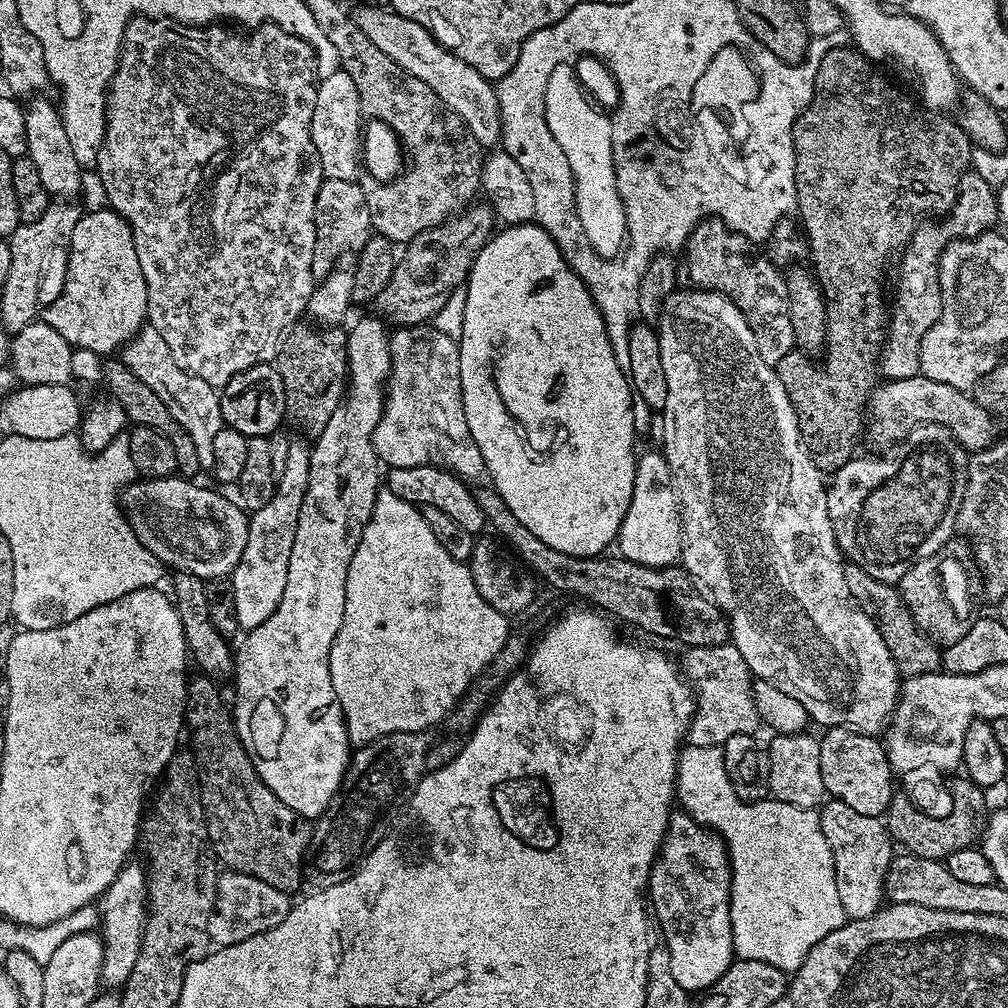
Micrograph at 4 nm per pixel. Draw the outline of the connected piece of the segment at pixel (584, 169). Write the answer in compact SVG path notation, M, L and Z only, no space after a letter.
M591 103L584 116L572 116L572 128L552 128L556 138L564 146L564 160L570 172L574 174L571 180L572 211L580 225L581 235L584 236L588 250L597 260L605 263L623 263L625 257L632 250L631 220L629 220L627 201L620 191L620 184L616 184L616 168L612 162L612 148L610 148L610 106Z

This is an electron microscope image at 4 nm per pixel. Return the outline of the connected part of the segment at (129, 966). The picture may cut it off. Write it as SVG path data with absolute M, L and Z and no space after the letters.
M129 862L121 868L118 878L110 882L110 886L98 901L100 923L98 935L104 941L102 954L102 972L99 983L108 990L123 989L124 983L130 978L130 970L134 970L134 962L138 962L138 950L144 933L144 917L148 914L148 873L143 863Z

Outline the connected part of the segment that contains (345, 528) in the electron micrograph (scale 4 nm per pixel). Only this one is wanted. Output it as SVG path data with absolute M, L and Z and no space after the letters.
M373 315L362 317L353 328L347 329L347 385L343 400L328 417L325 429L315 437L311 447L310 482L306 486L302 514L298 514L298 534L294 534L294 547L290 550L290 570L286 570L282 602L278 602L278 610L274 610L262 626L247 629L245 636L248 637L234 652L236 704L234 700L231 710L236 733L262 782L298 814L319 814L328 809L340 791L350 759L342 706L334 694L334 682L330 682L330 646L342 626L342 614L346 610L346 570L350 570L350 558L354 558L354 550L358 550L358 542L370 522L376 493L382 484L382 465L376 459L372 435L384 415L392 355L389 325L379 315Z

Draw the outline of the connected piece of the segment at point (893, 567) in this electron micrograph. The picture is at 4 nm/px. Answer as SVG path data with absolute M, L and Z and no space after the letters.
M922 424L881 456L850 459L827 485L828 517L834 526L841 553L866 574L887 584L896 584L922 558L941 551L957 531L958 510L964 501L970 452L952 436L946 426Z

